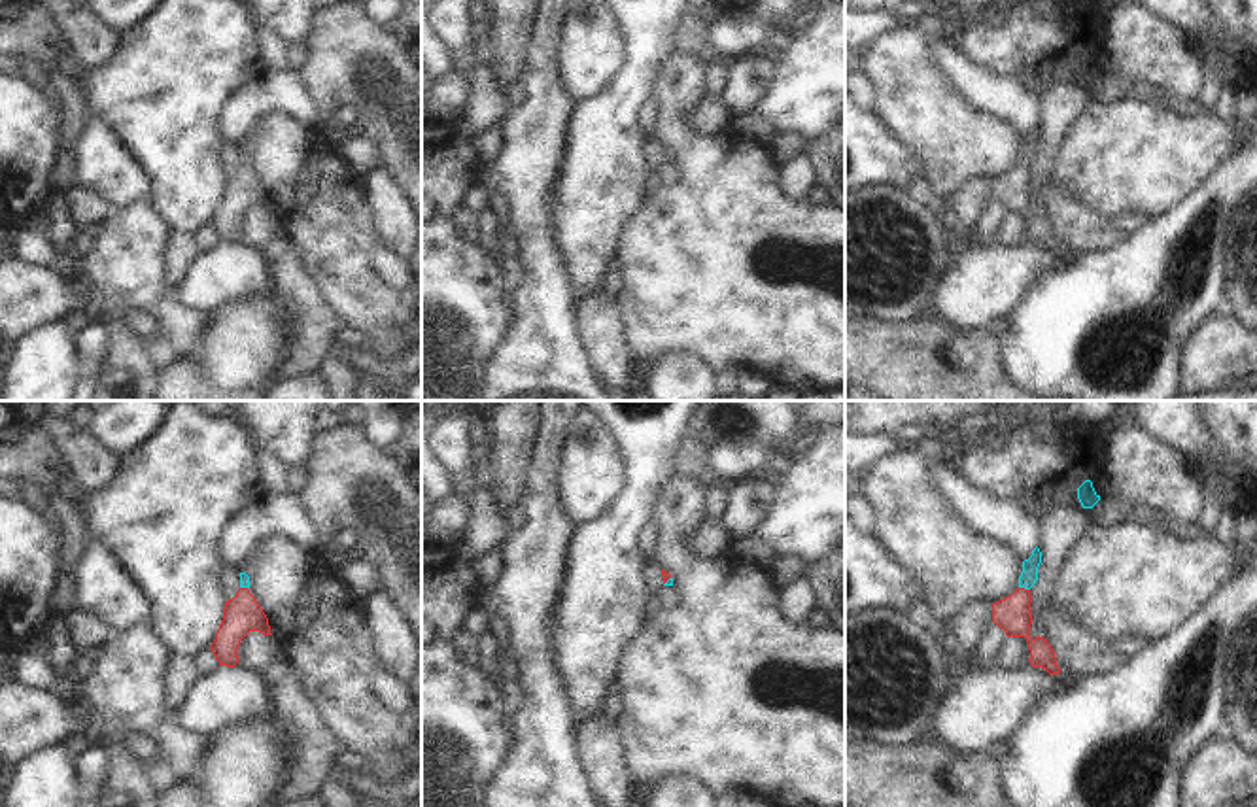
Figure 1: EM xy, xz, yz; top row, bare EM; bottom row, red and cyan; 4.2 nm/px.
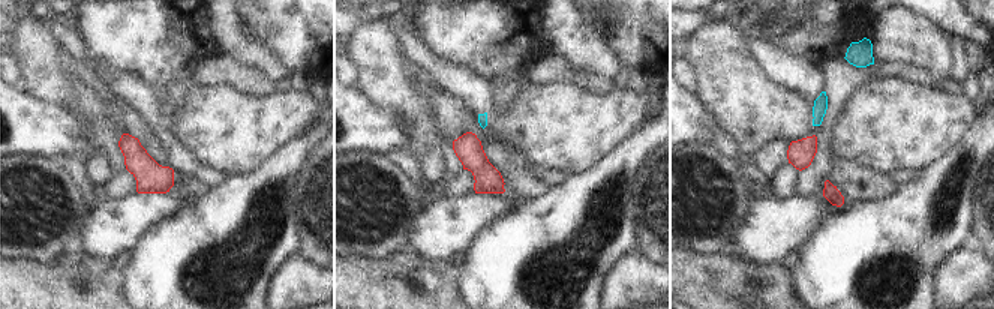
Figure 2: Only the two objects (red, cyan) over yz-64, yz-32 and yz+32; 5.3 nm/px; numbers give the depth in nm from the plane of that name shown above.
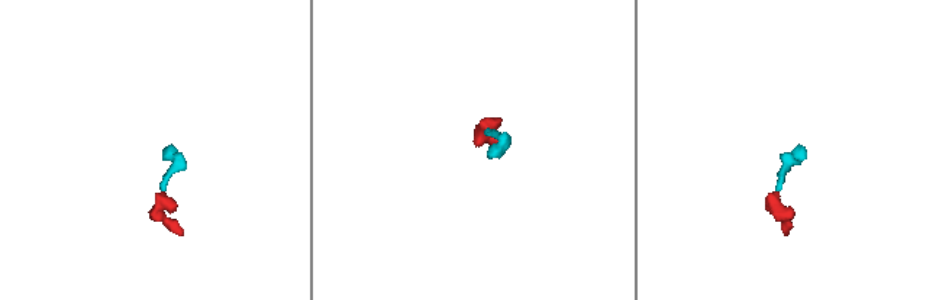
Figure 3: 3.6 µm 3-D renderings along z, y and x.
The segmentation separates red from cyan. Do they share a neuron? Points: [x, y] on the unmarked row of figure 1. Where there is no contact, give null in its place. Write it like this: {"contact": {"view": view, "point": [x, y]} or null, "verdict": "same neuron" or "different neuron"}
{"contact": {"view": "yz", "point": [1023, 165]}, "verdict": "same neuron"}

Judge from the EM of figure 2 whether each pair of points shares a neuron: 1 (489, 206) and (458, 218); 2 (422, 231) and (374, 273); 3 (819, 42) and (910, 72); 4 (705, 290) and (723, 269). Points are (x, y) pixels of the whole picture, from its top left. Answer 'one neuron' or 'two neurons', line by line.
1: one neuron
2: two neurons
3: two neurons
4: one neuron

